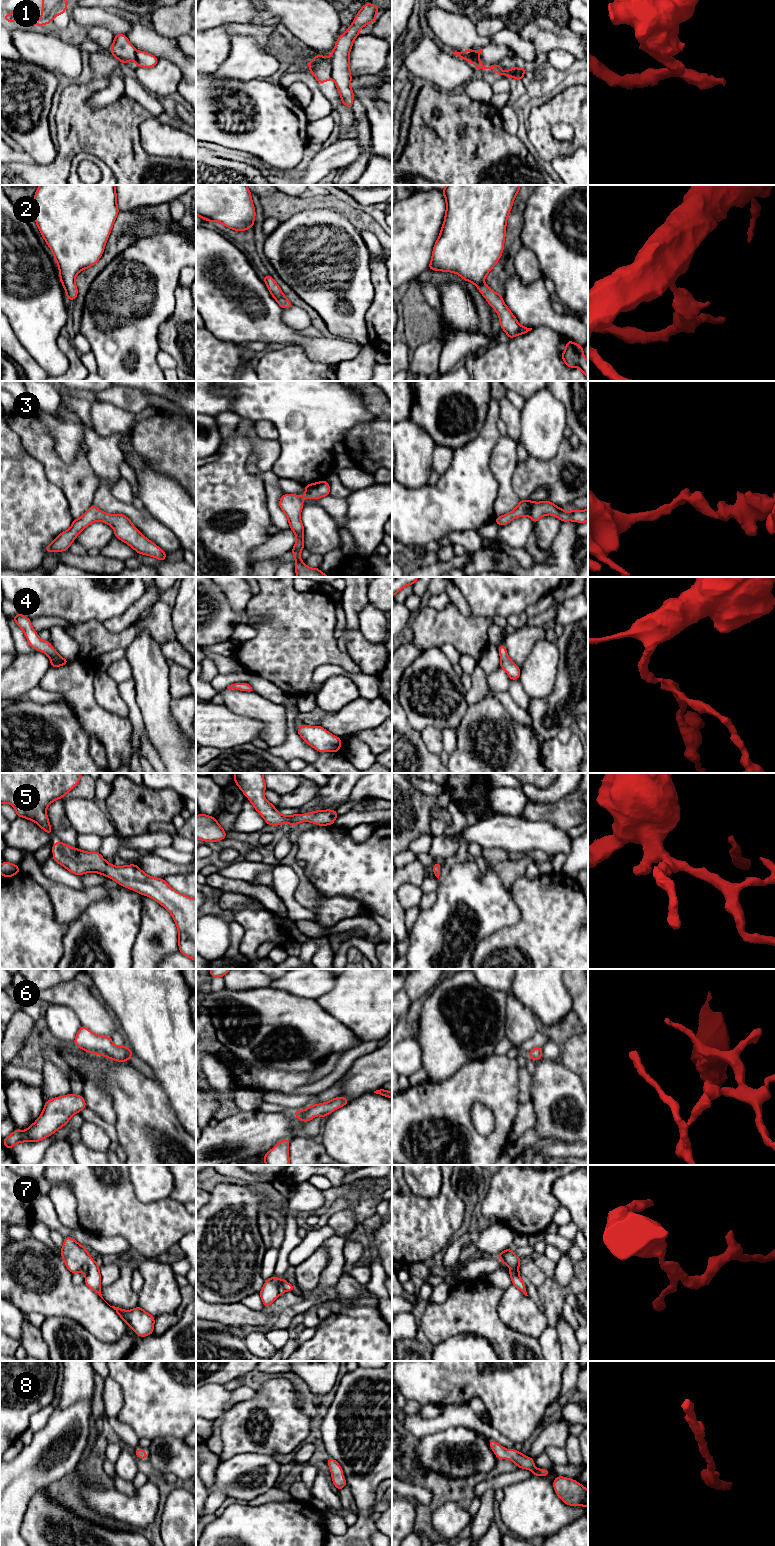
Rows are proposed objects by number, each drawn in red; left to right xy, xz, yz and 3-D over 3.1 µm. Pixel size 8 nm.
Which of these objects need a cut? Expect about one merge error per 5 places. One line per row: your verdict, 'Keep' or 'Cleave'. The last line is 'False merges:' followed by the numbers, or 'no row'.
1: Cleave
2: Keep
3: Keep
4: Keep
5: Keep
6: Keep
7: Keep
8: Keep
False merges: 1

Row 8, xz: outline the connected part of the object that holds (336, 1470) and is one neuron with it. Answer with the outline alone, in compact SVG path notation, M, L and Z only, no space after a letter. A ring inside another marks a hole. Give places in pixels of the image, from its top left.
M330 1456L327 1461L327 1464L331 1470L331 1477L333 1478L332 1482L337 1487L337 1491L339 1491L347 1484L345 1478L342 1476L343 1475L342 1467L338 1464L336 1460L334 1460Z

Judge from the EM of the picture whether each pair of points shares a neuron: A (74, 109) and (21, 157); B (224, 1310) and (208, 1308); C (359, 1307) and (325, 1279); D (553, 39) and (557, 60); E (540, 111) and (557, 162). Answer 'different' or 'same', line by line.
A: different
B: same
C: different
D: different
E: different

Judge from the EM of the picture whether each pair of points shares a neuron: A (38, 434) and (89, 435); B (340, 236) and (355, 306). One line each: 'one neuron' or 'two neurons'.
A: two neurons
B: one neuron

